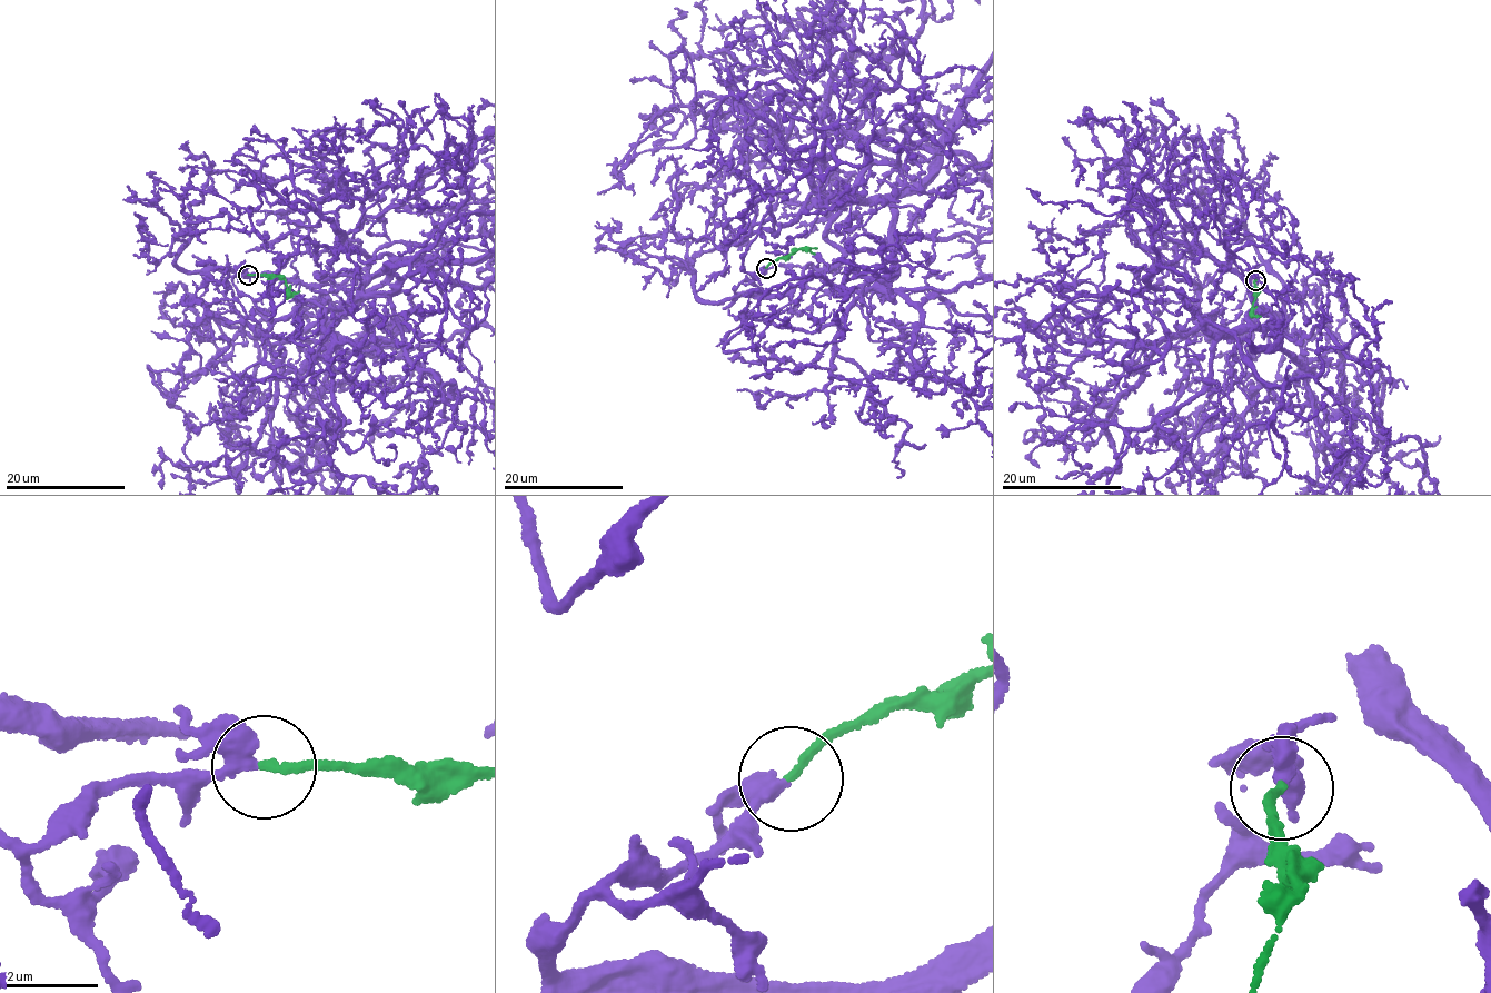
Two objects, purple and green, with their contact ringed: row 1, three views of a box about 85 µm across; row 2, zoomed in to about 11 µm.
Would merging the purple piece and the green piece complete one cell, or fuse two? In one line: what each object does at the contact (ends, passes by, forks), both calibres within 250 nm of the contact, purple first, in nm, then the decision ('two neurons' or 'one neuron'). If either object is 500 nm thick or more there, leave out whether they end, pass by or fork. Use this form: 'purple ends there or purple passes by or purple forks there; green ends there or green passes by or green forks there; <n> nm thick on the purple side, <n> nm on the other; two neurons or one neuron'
purple passes by; green ends there; 320 nm thick on the purple side, 180 nm on the other; one neuron

